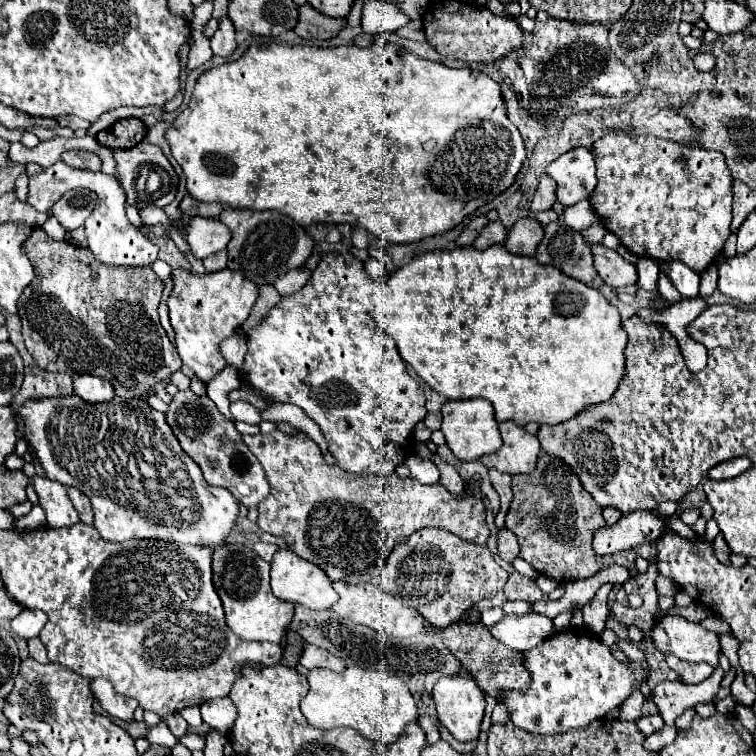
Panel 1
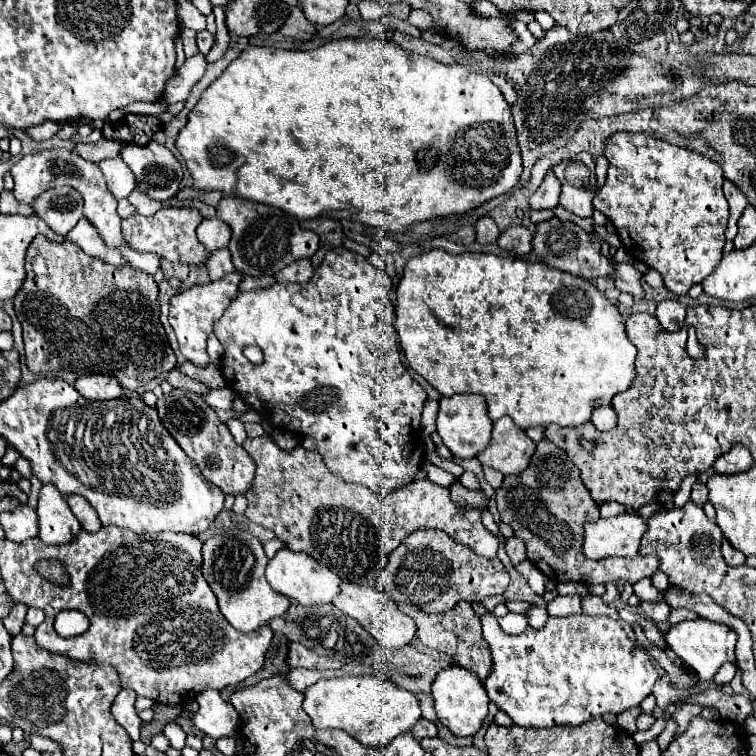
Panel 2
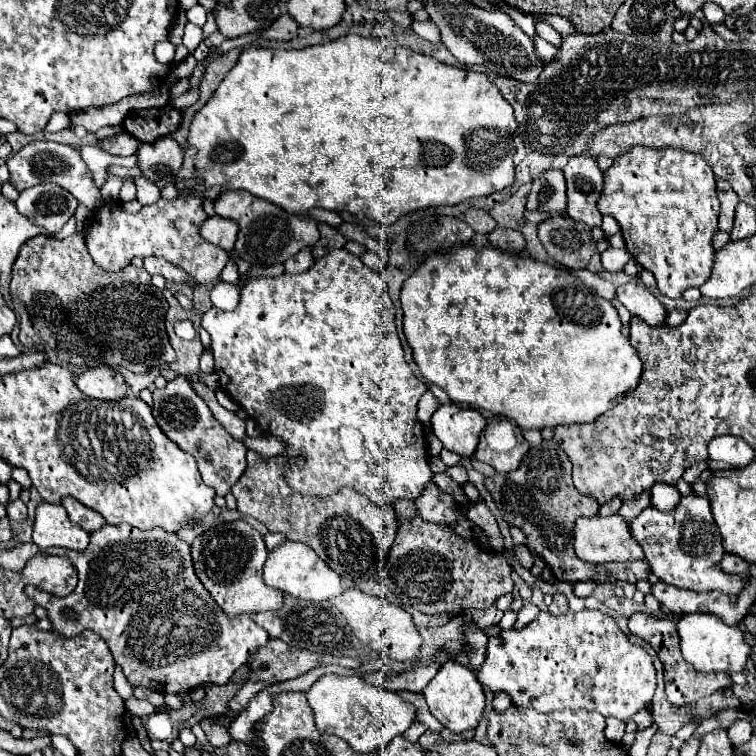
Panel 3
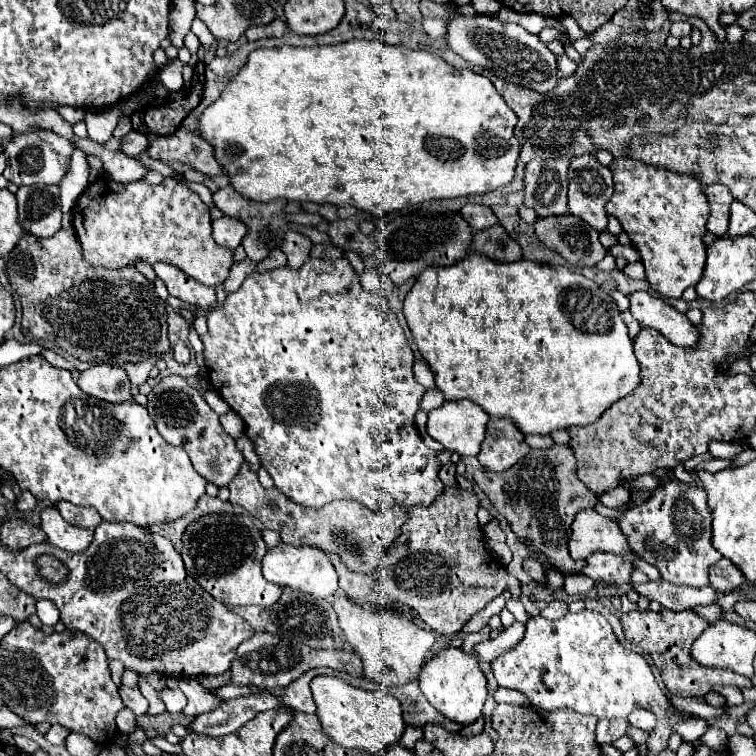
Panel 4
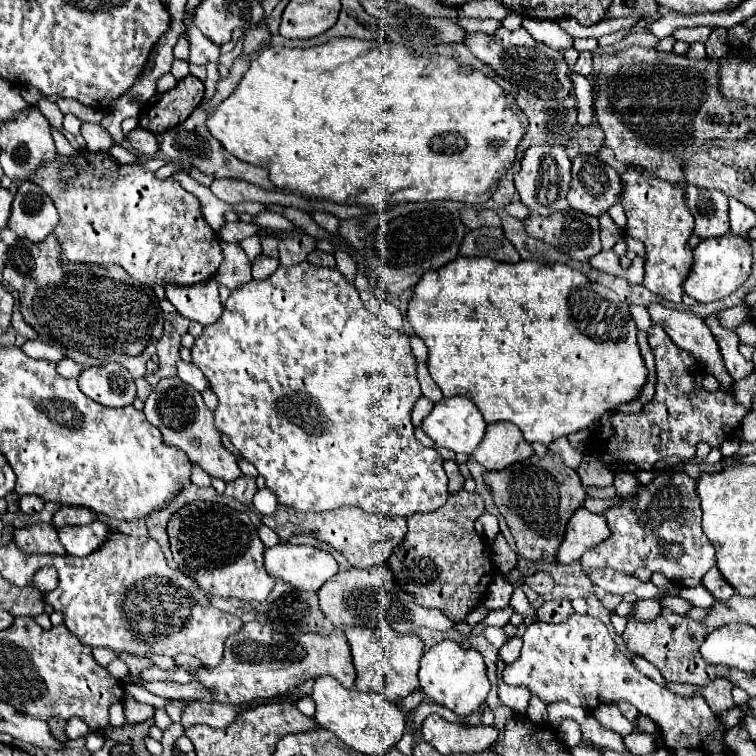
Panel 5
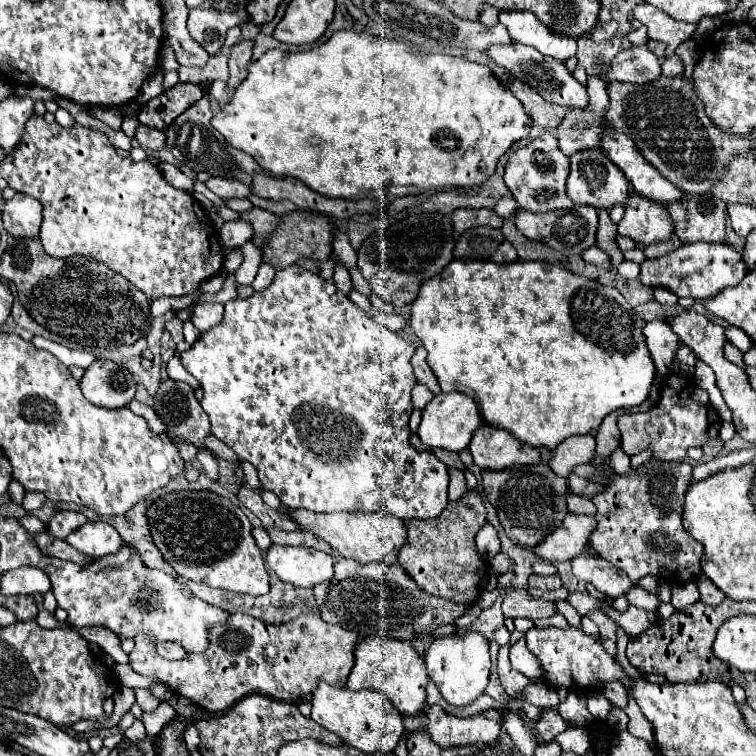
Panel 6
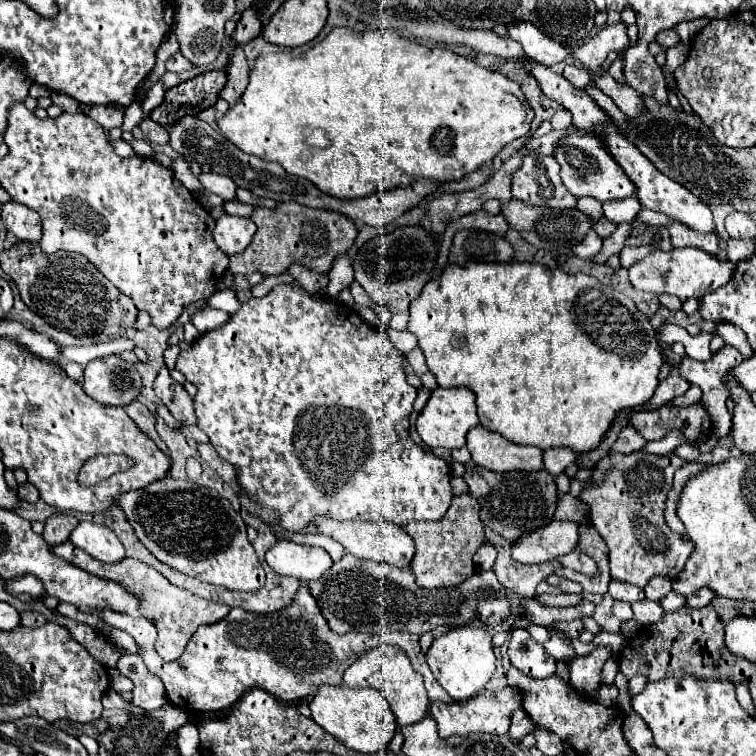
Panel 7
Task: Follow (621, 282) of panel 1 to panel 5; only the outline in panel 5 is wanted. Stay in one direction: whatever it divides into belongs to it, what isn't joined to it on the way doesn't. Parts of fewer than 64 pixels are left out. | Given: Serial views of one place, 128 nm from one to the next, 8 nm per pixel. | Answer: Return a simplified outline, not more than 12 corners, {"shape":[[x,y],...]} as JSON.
{"shape":[[648,304],[652,324],[662,326],[678,348],[706,372],[728,376],[714,334],[702,316]]}

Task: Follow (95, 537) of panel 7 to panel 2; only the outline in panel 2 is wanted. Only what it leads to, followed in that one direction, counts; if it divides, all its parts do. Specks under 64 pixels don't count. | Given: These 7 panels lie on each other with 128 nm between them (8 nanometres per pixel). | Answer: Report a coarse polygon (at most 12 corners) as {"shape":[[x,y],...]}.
{"shape":[[50,484],[38,496],[38,538],[66,544],[80,522]]}

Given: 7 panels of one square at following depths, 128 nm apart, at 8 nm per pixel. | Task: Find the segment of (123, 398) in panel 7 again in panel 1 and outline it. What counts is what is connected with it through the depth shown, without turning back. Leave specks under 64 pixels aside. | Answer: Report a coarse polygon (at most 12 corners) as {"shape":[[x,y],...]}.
{"shape":[[76,376],[74,394],[84,402],[108,402],[114,388],[98,376]]}

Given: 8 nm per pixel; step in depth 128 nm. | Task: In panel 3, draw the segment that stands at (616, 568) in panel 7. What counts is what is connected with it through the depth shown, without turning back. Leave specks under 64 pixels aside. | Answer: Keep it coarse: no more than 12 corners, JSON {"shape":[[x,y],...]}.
{"shape":[[706,496],[630,522],[652,572],[696,592],[736,596]]}

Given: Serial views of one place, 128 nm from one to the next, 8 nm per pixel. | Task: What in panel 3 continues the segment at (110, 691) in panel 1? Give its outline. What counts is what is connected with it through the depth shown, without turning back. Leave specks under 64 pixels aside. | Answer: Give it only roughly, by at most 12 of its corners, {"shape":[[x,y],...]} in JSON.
{"shape":[[120,668],[114,672],[114,688],[126,702],[126,692],[132,692]]}

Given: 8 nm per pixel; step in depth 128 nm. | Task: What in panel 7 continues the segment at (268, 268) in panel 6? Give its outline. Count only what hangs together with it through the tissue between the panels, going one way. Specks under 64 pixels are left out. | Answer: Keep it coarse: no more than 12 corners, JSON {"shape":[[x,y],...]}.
{"shape":[[264,276],[260,284],[252,286],[252,296],[266,296],[282,276]]}

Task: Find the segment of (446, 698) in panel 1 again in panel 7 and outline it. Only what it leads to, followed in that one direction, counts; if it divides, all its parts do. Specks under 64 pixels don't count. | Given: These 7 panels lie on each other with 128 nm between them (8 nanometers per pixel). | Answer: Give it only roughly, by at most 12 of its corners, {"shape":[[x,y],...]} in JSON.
{"shape":[[460,626],[436,638],[426,662],[466,702],[494,674],[492,636]]}

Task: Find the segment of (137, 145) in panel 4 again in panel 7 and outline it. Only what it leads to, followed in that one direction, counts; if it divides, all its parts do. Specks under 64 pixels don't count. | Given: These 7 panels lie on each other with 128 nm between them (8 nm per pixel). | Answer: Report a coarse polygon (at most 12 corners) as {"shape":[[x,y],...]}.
{"shape":[[150,118],[140,130],[150,144],[168,144],[168,130]]}

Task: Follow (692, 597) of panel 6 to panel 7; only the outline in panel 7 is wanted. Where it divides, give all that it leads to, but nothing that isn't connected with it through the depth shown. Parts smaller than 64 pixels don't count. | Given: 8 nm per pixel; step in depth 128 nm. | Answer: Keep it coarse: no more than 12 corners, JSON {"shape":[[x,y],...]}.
{"shape":[[670,592],[662,602],[666,612],[686,606],[686,596]]}

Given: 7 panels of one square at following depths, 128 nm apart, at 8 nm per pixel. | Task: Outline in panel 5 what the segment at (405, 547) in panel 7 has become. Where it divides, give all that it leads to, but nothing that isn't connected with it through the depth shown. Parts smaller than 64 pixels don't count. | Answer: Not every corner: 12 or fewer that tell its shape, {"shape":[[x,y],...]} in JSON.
{"shape":[[354,506],[262,516],[282,542],[312,533],[360,570],[386,562],[406,518]]}

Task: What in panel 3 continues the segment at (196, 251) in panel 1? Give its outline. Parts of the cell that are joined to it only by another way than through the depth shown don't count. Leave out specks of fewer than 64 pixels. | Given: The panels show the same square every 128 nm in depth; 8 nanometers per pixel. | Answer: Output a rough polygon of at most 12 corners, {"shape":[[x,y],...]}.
{"shape":[[212,216],[200,226],[206,242],[234,250],[238,226]]}

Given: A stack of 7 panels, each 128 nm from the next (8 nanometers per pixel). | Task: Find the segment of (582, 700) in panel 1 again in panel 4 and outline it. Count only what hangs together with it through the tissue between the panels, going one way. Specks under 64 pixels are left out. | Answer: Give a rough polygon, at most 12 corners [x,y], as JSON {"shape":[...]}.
{"shape":[[594,610],[530,618],[490,662],[552,712],[670,712],[648,660]]}

